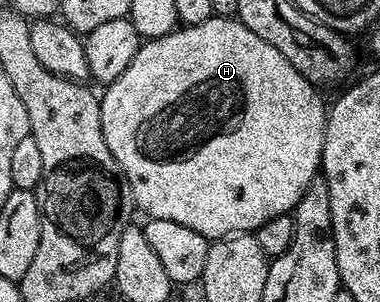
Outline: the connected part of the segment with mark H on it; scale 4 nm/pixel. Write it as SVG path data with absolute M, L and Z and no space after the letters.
M215 16L204 20L204 24L182 26L163 38L143 41L132 64L128 64L121 76L115 82L109 83L105 90L106 95L101 95L100 98L104 140L117 160L118 167L122 169L122 176L126 179L129 193L136 206L138 201L139 208L147 210L150 218L176 220L176 224L184 224L184 228L200 232L200 236L207 240L257 232L268 220L291 213L310 189L322 165L327 103L322 103L322 98L318 95L321 93L314 83L309 82L296 68L292 68L292 64L288 64L288 60L279 50L272 48L268 40L260 40L260 36L256 36L256 32L252 32L243 22L238 21L237 17Z

